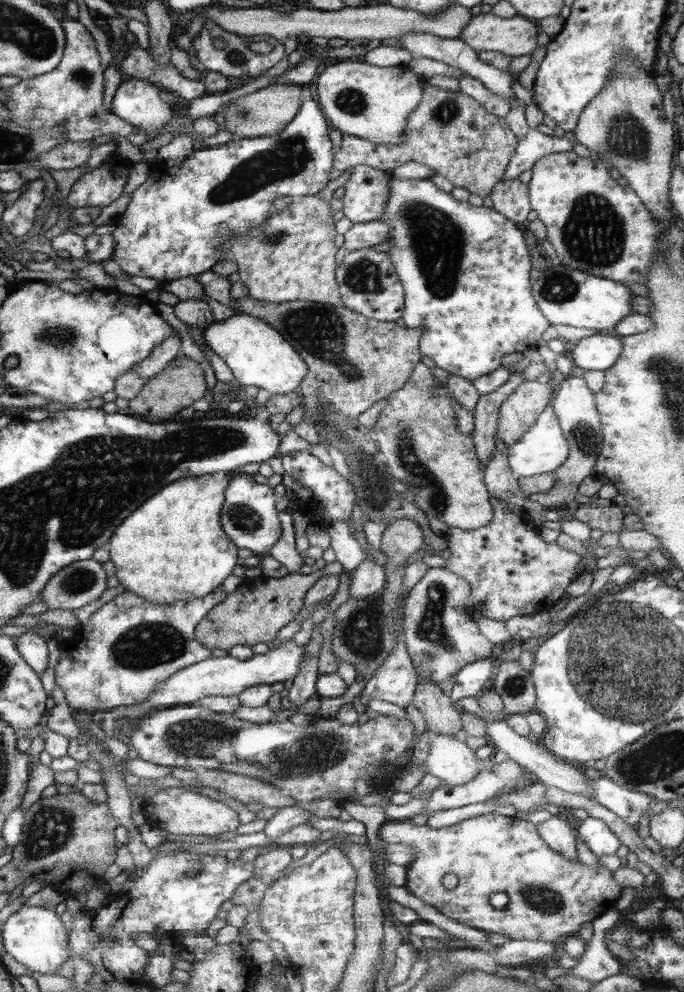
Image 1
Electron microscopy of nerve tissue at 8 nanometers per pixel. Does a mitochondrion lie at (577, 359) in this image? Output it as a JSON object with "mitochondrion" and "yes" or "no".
{"mitochondrion":"no"}

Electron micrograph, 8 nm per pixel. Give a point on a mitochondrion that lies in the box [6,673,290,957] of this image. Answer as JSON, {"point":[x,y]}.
{"point":[50,828]}

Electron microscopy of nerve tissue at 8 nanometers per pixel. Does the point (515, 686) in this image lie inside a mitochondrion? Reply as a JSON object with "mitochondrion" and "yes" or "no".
{"mitochondrion":"yes"}

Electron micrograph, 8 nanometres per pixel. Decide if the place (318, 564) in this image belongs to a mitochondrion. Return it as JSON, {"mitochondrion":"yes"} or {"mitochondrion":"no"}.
{"mitochondrion":"no"}

